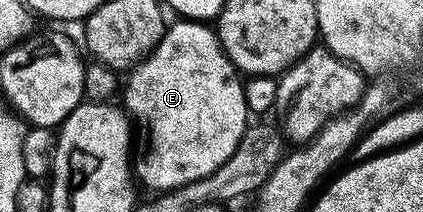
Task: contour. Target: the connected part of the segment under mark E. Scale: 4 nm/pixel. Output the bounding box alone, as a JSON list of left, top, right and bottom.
[123,18,251,194]

